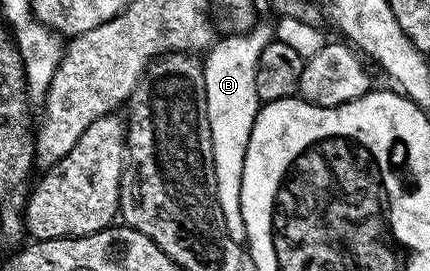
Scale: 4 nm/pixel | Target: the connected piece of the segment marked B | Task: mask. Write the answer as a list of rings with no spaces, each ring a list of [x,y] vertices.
[[[259,21],[248,31],[231,33],[228,36],[228,39],[220,38],[202,60],[205,105],[213,145],[217,201],[225,217],[225,229],[231,234],[233,241],[246,244],[247,230],[241,217],[241,177],[245,169],[245,153],[249,137],[253,133],[253,121],[261,106],[257,97],[257,61],[265,45],[276,42],[275,23]]]

